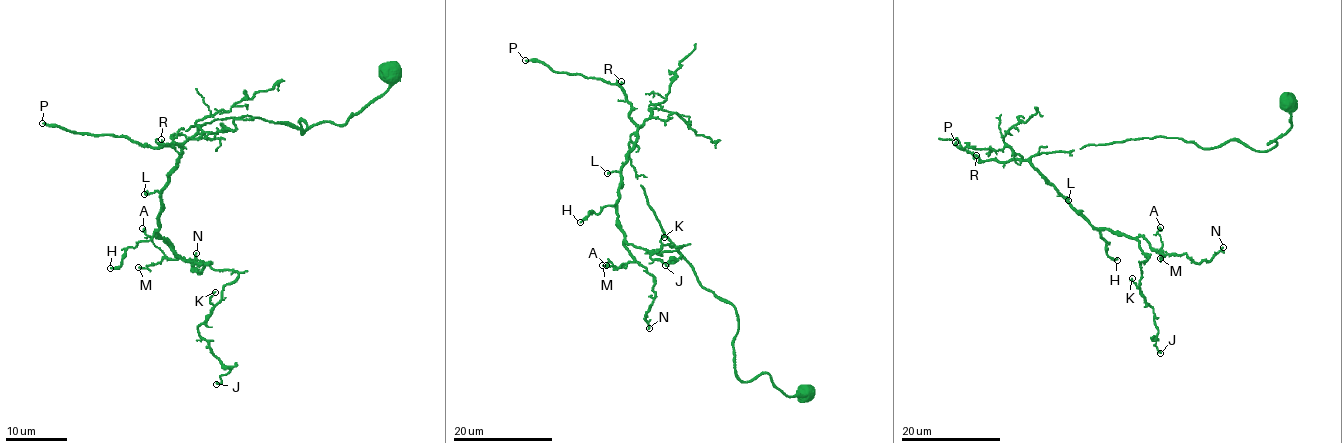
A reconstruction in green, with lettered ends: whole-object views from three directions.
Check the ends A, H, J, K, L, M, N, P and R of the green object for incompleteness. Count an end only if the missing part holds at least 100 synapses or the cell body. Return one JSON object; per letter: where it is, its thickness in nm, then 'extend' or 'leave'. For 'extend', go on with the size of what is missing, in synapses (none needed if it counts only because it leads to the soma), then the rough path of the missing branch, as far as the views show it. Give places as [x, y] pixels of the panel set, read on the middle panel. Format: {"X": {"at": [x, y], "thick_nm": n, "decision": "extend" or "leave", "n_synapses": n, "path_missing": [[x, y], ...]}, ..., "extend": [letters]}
{"A": {"at": [606, 265], "thick_nm": 180, "decision": "leave"}, "H": {"at": [580, 222], "thick_nm": 200, "decision": "leave"}, "J": {"at": [665, 265], "thick_nm": 120, "decision": "leave"}, "K": {"at": [664, 237], "thick_nm": 160, "decision": "leave"}, "L": {"at": [607, 173], "thick_nm": 200, "decision": "leave"}, "M": {"at": [602, 265], "thick_nm": 110, "decision": "leave"}, "N": {"at": [649, 328], "thick_nm": 120, "decision": "leave"}, "P": {"at": [525, 60], "thick_nm": 200, "decision": "extend", "n_synapses": 170}, "R": {"at": [621, 81], "thick_nm": 110, "decision": "leave"}, "extend": ["P"]}

